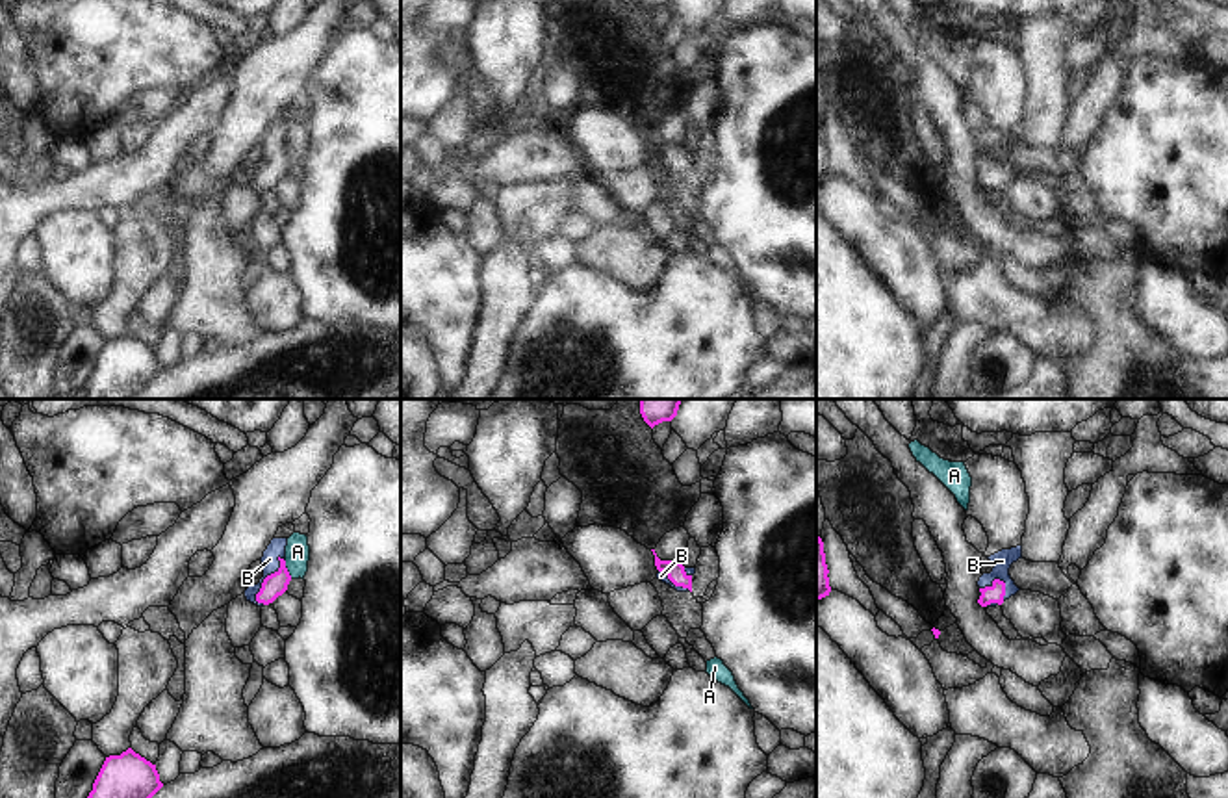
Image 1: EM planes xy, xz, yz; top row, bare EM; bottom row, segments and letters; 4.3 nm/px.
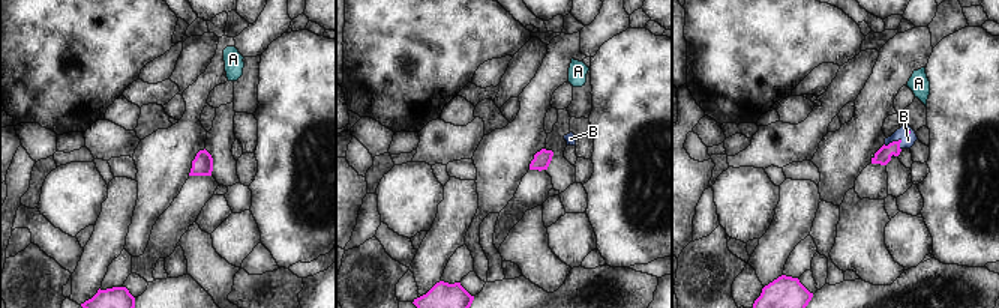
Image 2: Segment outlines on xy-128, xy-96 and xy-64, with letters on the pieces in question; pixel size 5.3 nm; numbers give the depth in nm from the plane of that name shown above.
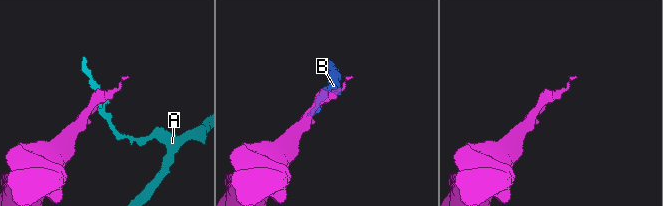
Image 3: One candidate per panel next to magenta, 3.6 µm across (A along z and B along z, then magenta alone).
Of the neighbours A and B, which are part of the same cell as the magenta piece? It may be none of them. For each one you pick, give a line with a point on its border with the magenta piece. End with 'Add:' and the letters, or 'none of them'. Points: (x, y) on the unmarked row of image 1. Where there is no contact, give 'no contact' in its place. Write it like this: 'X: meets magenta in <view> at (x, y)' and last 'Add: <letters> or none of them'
B: meets magenta in xy at (264, 164)
Add: B

